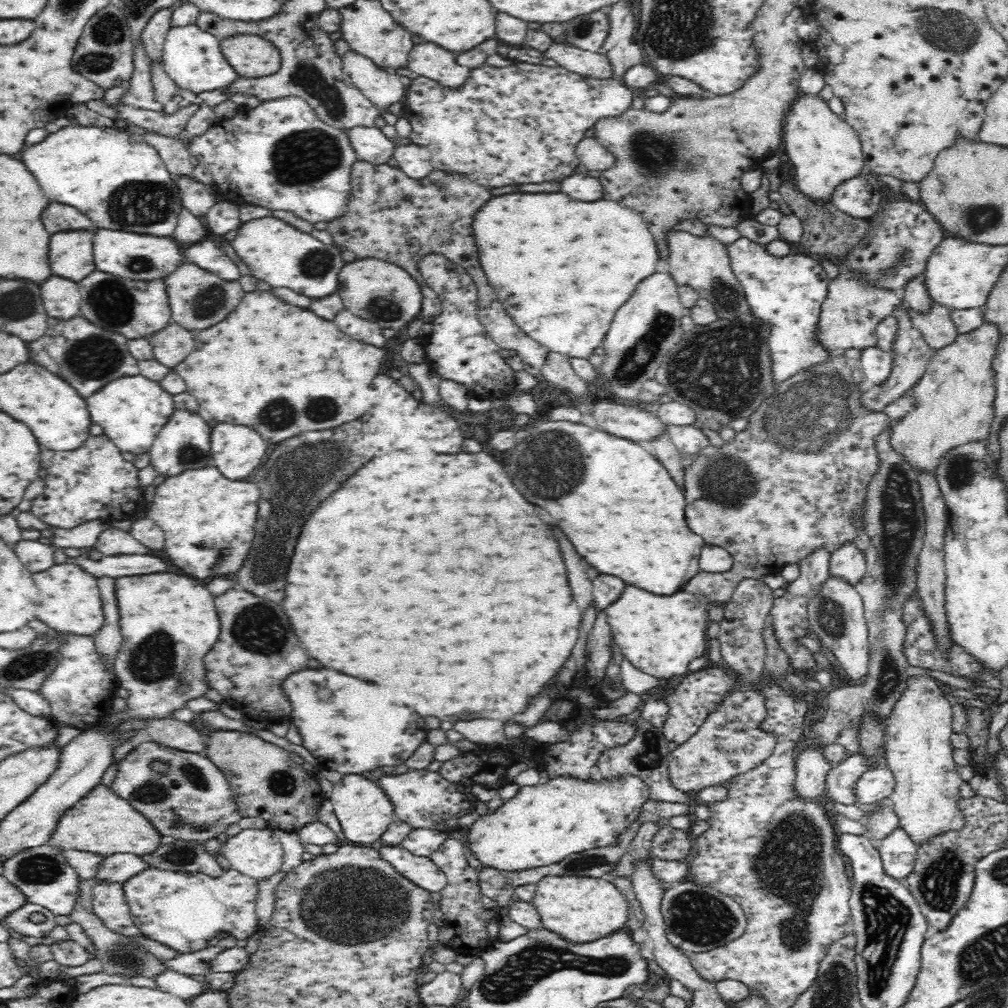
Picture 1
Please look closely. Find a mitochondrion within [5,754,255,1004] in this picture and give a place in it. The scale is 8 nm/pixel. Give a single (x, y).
(39, 868)

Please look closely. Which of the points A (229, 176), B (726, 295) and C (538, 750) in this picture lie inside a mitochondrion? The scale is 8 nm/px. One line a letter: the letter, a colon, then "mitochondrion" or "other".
A: other
B: mitochondrion
C: other

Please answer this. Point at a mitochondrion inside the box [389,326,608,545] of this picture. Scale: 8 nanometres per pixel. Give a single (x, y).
(545, 461)

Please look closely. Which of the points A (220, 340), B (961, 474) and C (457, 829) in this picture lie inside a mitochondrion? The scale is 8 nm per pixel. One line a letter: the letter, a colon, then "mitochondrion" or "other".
A: other
B: mitochondrion
C: other

